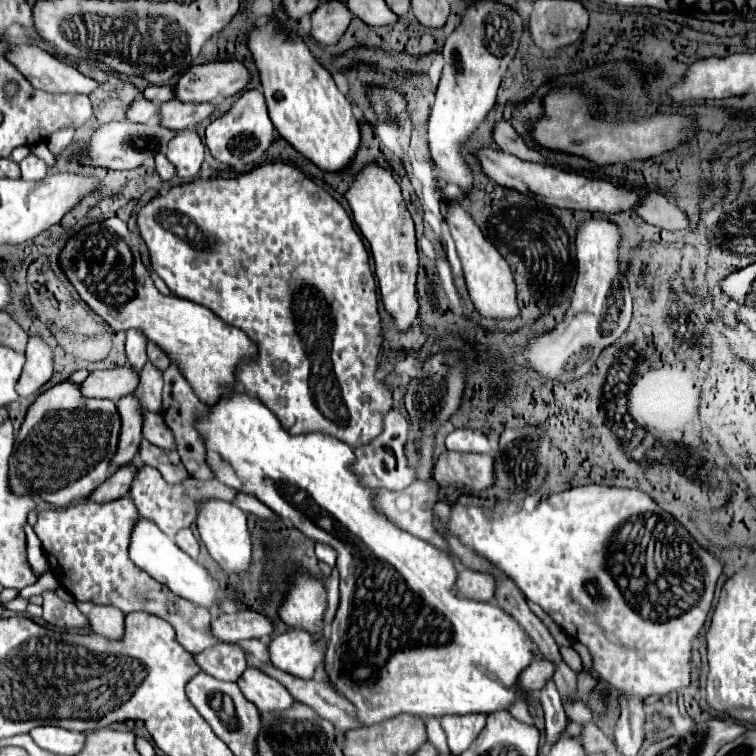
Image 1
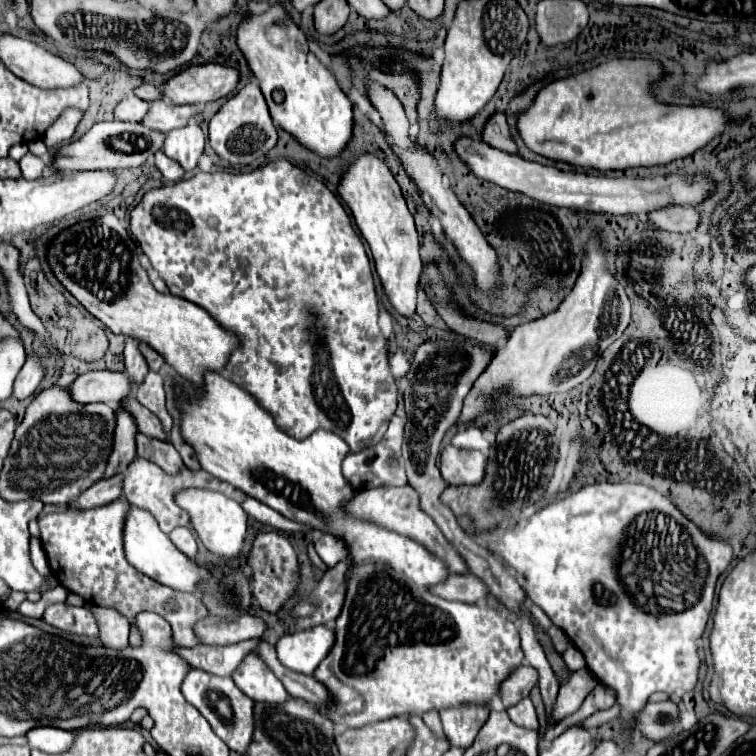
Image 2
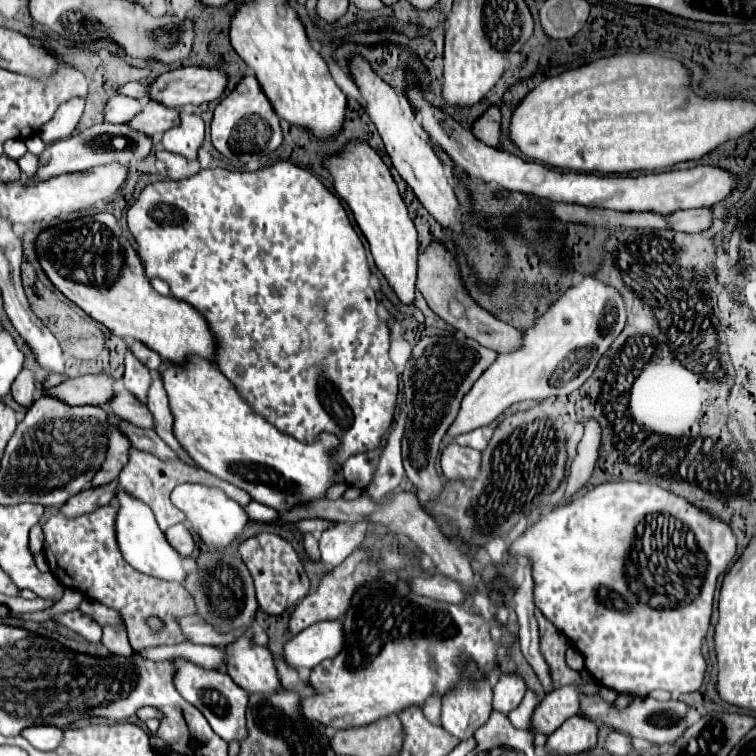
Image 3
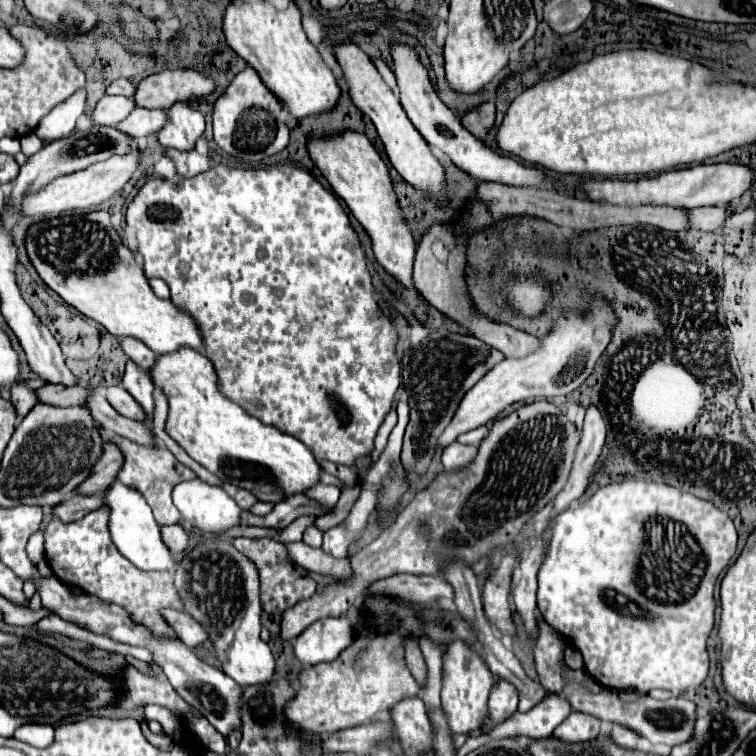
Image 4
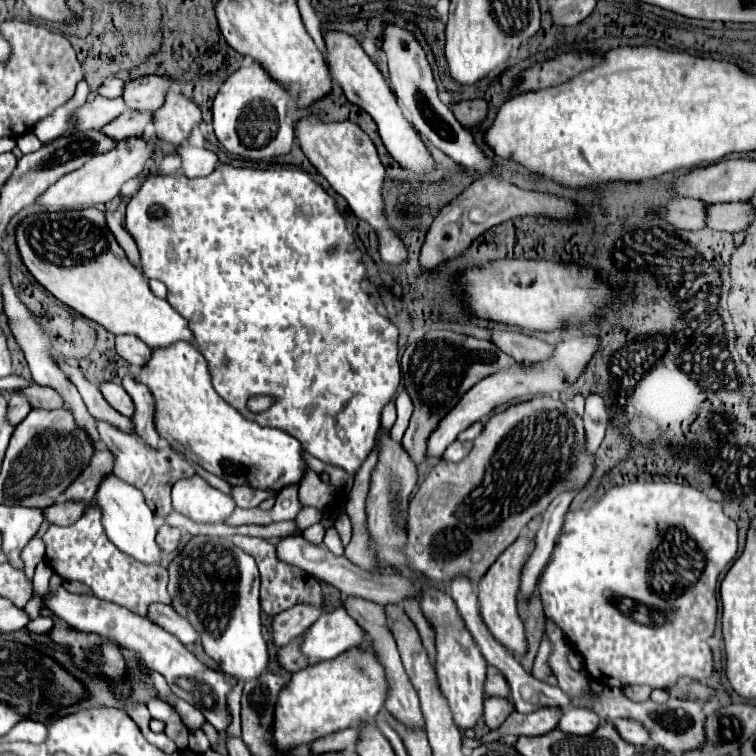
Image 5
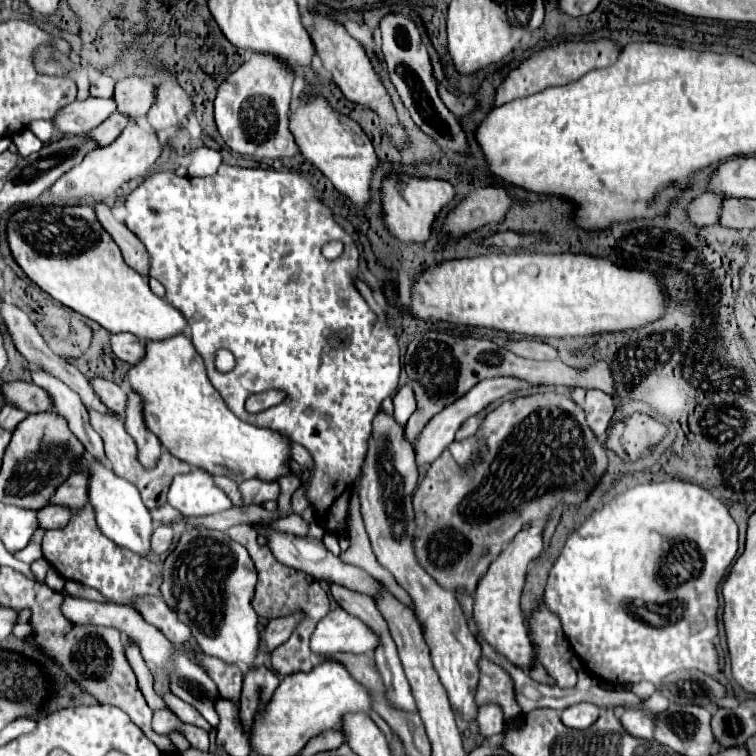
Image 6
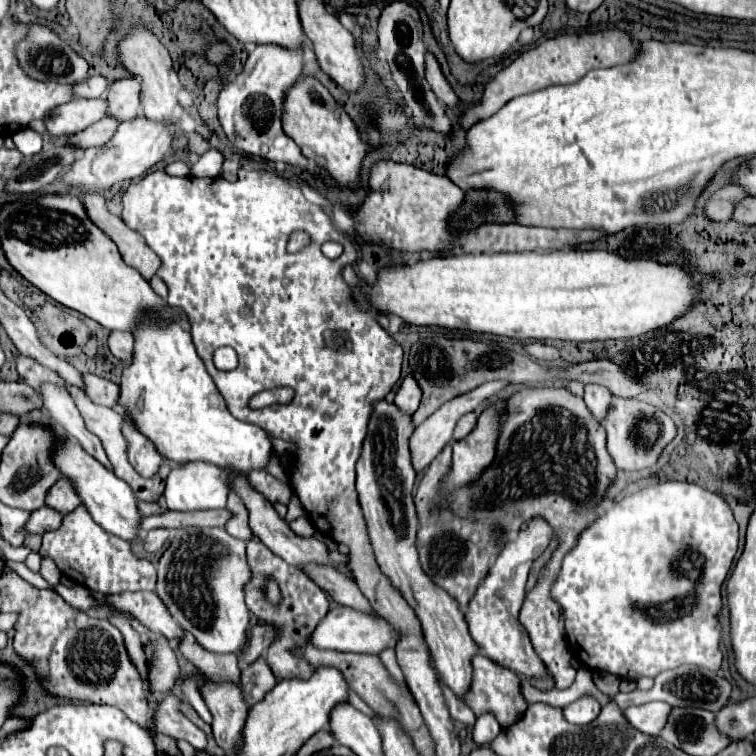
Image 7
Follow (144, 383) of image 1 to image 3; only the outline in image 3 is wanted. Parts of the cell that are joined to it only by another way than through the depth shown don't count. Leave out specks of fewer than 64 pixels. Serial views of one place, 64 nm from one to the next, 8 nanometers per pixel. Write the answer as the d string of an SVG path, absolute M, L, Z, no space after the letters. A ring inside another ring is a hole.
M154 374L154 376L152 376L152 384L150 384L150 390L148 390L146 406L148 406L150 412L154 414L154 420L156 420L156 434L180 456L180 460L188 462L190 466L196 466L196 464L192 462L192 458L182 452L182 448L178 446L178 440L174 438L174 432L172 432L174 416L172 416L172 412L170 412L168 396L166 396L164 382L162 382L162 376L160 376L160 374Z

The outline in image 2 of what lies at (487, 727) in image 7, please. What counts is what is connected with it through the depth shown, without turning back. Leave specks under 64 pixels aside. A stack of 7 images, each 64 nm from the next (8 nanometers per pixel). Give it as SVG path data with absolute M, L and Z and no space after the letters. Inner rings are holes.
M524 664L520 668L516 668L508 680L502 682L500 686L500 698L502 698L502 704L508 708L508 706L514 706L516 702L520 702L522 698L528 698L532 688L538 686L538 670L532 668L530 664Z

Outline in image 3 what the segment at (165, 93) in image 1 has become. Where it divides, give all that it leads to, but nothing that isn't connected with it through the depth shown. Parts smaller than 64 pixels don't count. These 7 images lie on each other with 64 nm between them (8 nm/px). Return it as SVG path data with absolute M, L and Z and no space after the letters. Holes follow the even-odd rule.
M128 82L118 92L132 96L132 98L138 98L138 100L148 100L148 86L140 84L140 82Z

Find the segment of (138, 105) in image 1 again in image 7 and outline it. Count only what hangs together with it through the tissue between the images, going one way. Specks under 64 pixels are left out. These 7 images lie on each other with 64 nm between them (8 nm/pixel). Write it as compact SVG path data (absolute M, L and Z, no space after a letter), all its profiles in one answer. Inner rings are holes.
M74 98L72 102L54 108L48 120L44 120L44 124L48 128L48 134L52 136L74 136L76 132L82 132L84 128L102 120L106 114L108 102L104 98L98 100Z

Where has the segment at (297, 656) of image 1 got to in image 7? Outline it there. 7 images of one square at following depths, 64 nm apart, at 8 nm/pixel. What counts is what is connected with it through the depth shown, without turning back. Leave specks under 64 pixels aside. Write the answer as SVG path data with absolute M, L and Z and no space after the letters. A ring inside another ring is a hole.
M346 606L332 608L324 620L312 632L312 644L320 650L338 650L338 652L362 652L362 654L378 654L384 648L392 648L396 644L396 634L390 624L386 624L380 616L368 616L356 612Z

